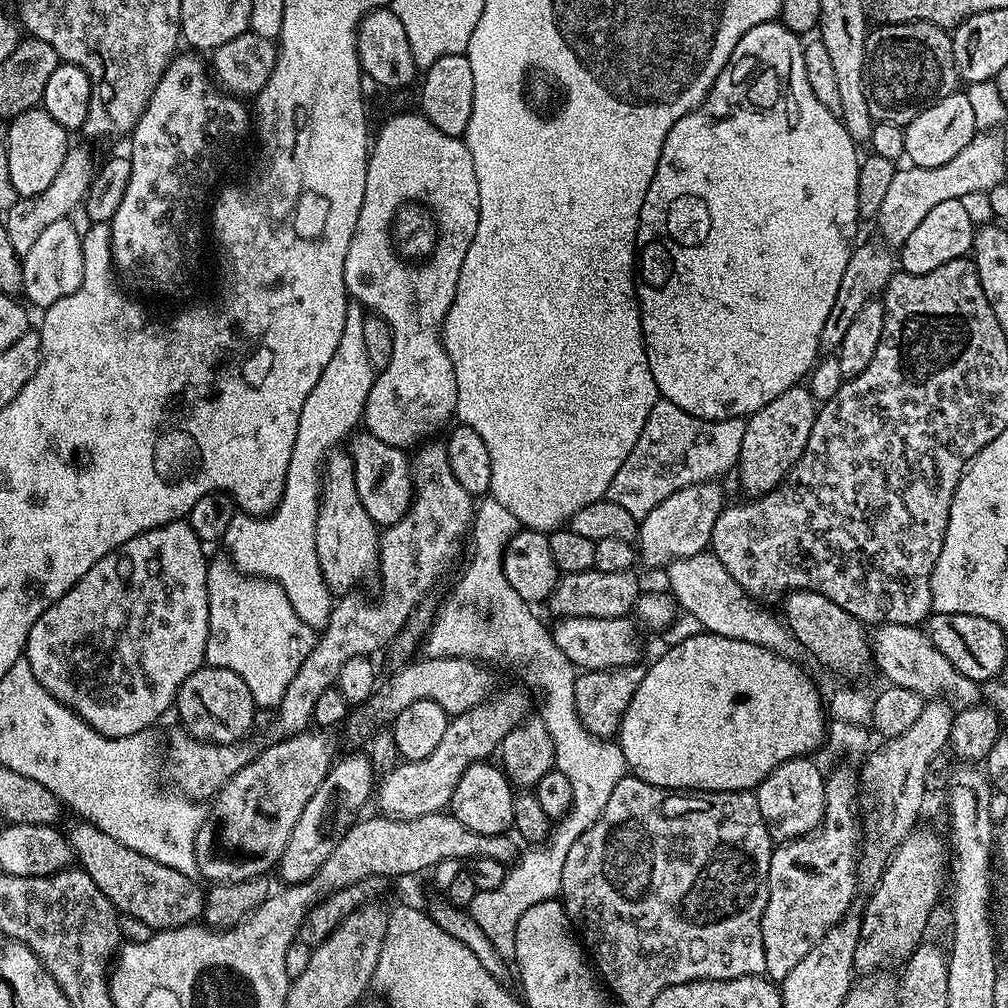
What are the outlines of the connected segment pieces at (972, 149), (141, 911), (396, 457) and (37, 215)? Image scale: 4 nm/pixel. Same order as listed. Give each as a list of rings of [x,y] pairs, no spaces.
[[[979,131],[971,139],[971,144],[957,157],[942,163],[941,166],[918,167],[910,164],[907,165],[908,168],[899,167],[889,189],[886,190],[879,214],[874,217],[881,232],[881,239],[889,247],[899,248],[939,202],[960,200],[962,196],[971,192],[988,192],[994,186],[1003,183],[1005,178],[996,174],[996,168],[992,168],[992,154],[996,154],[996,148],[992,146],[996,146],[996,132]]]
[[[76,822],[72,829],[67,829],[66,837],[80,871],[90,874],[94,886],[98,886],[98,890],[106,894],[106,898],[114,905],[117,913],[138,918],[138,922],[146,922],[146,926],[154,930],[181,928],[187,924],[197,923],[203,917],[205,893],[202,888],[200,892],[193,877],[182,874],[170,866],[162,866],[162,862],[154,862],[154,858],[138,854],[138,850],[130,850],[130,846],[118,842],[118,838],[110,838],[110,834],[98,830],[98,826],[87,822]]]
[[[366,430],[357,431],[347,444],[346,451],[354,466],[354,486],[358,486],[358,498],[362,498],[366,514],[370,514],[377,526],[387,526],[401,520],[412,505],[414,491],[412,465],[405,449],[386,446],[386,442],[378,442],[378,438]]]
[[[69,147],[66,158],[62,158],[62,167],[58,170],[54,182],[50,182],[50,186],[46,186],[42,194],[19,197],[16,204],[10,206],[10,210],[3,217],[2,226],[6,234],[10,234],[10,246],[14,246],[19,256],[24,257],[27,254],[30,246],[34,246],[36,239],[42,235],[42,230],[46,230],[46,226],[69,219],[73,215],[71,212],[75,208],[77,211],[83,205],[93,171],[91,154],[84,148]]]

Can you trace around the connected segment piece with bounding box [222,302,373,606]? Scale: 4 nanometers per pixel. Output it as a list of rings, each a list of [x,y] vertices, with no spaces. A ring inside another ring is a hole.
[[[352,302],[348,305],[346,326],[342,326],[342,338],[338,341],[338,350],[330,357],[326,370],[322,370],[322,378],[310,390],[306,403],[302,405],[302,414],[298,417],[298,434],[294,438],[294,450],[290,450],[290,466],[286,470],[286,486],[282,490],[282,498],[278,506],[267,516],[250,516],[236,514],[230,522],[229,529],[223,538],[226,555],[238,571],[246,576],[258,576],[261,580],[272,580],[290,598],[290,602],[297,606],[303,604],[331,605],[334,600],[327,582],[322,578],[322,566],[318,562],[316,549],[316,523],[318,522],[318,506],[320,505],[320,485],[322,483],[322,469],[328,453],[337,447],[340,439],[351,437],[357,431],[358,425],[364,419],[366,398],[370,394],[371,375],[373,371],[370,358],[367,357],[365,339],[362,338],[362,326],[365,309]]]

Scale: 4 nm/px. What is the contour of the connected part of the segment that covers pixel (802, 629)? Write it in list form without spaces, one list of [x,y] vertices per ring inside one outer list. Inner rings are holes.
[[[809,588],[789,591],[783,600],[782,620],[805,653],[809,652],[818,663],[844,676],[860,676],[867,670],[868,664],[870,668],[873,663],[870,636],[867,631],[864,633],[865,625],[855,616]]]

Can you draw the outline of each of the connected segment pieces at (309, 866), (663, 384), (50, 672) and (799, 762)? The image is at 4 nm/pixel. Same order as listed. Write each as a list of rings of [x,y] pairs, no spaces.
[[[352,750],[349,756],[343,756],[333,763],[328,777],[324,779],[322,786],[318,786],[318,790],[314,790],[314,798],[306,802],[298,822],[294,822],[294,830],[290,830],[290,838],[282,850],[278,865],[278,873],[280,872],[285,885],[306,882],[320,869],[322,862],[330,858],[334,846],[342,842],[346,830],[350,830],[363,813],[360,811],[363,810],[364,803],[373,795],[378,772],[376,776],[371,762],[360,750]]]
[[[762,22],[758,26],[746,30],[746,34],[742,34],[742,38],[734,46],[734,50],[728,53],[726,66],[720,70],[714,86],[708,91],[708,97],[700,103],[700,107],[680,116],[678,122],[674,122],[670,126],[670,134],[666,134],[662,154],[658,156],[658,170],[654,170],[654,178],[648,181],[646,198],[640,204],[640,231],[634,237],[635,243],[638,245],[638,283],[635,295],[640,301],[640,330],[650,362],[650,374],[654,374],[657,393],[663,399],[674,402],[674,406],[686,410],[686,414],[694,414],[703,420],[747,418],[752,413],[762,410],[762,406],[766,406],[766,402],[774,402],[774,398],[778,398],[778,394],[797,387],[811,373],[822,352],[820,346],[822,325],[825,324],[826,318],[830,314],[830,306],[834,306],[834,298],[838,295],[838,282],[842,282],[846,262],[850,262],[850,254],[854,247],[852,235],[856,232],[856,220],[861,219],[860,211],[858,211],[858,170],[862,156],[861,153],[856,153],[856,148],[858,148],[857,141],[850,138],[839,115],[826,110],[826,106],[822,106],[822,102],[818,102],[818,98],[814,98],[814,90],[810,90],[810,78],[806,78],[804,44],[801,37],[797,33],[791,32],[783,22]]]
[[[176,520],[172,524],[157,526],[156,528],[146,530],[142,534],[138,534],[134,538],[130,538],[130,542],[118,546],[110,554],[106,554],[98,562],[94,562],[94,566],[90,566],[90,570],[86,570],[86,574],[82,574],[82,578],[78,578],[78,582],[73,586],[73,588],[66,594],[62,594],[62,598],[58,598],[58,602],[51,604],[50,607],[48,607],[38,618],[38,622],[34,622],[34,626],[28,635],[28,647],[26,649],[26,659],[30,662],[30,670],[34,670],[34,678],[38,678],[40,685],[42,685],[55,700],[62,702],[71,712],[75,712],[76,715],[82,717],[82,719],[84,719],[84,721],[86,721],[86,723],[88,723],[89,726],[91,726],[91,728],[98,734],[116,739],[151,729],[154,725],[152,723],[154,723],[155,720],[167,710],[167,708],[169,711],[169,709],[175,705],[176,695],[182,686],[182,682],[186,682],[186,678],[190,678],[190,674],[194,674],[194,670],[203,668],[206,664],[204,659],[206,638],[208,637],[208,591],[206,590],[206,574],[208,573],[209,557],[207,555],[204,556],[204,551],[206,551],[205,545],[195,536],[194,530],[191,529],[191,526],[184,520]]]
[[[795,756],[792,760],[782,762],[754,790],[758,798],[758,810],[762,810],[762,818],[766,822],[766,830],[772,835],[773,841],[798,840],[807,836],[824,820],[826,794],[824,793],[825,773],[820,773],[818,765],[808,756]]]

